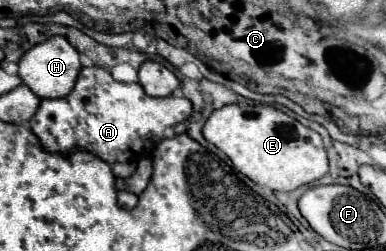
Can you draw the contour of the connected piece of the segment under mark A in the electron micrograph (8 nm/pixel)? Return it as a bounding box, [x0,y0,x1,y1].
[29,68,191,164]

